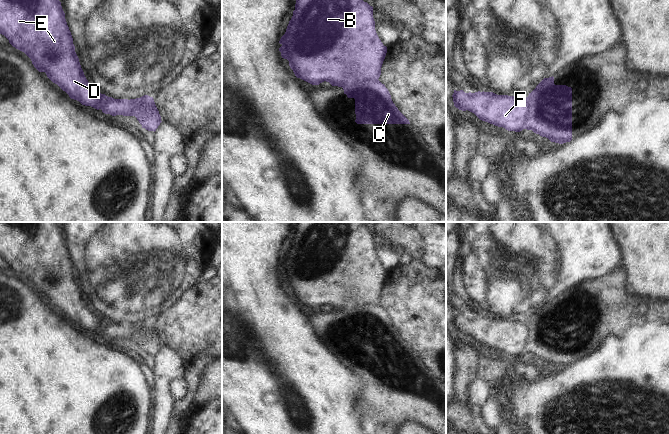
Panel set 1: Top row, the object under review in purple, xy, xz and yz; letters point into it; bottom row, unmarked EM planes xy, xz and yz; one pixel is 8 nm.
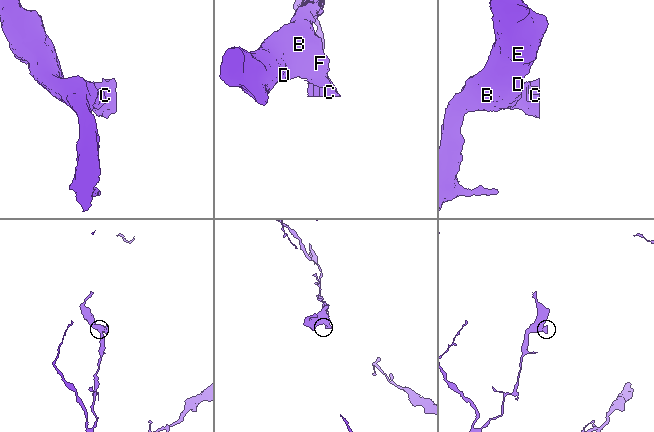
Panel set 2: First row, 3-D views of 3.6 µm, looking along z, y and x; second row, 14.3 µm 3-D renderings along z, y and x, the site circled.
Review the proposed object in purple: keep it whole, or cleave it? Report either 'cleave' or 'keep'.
cleave

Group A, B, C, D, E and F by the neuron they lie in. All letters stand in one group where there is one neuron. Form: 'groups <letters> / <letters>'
groups A B D E F / C

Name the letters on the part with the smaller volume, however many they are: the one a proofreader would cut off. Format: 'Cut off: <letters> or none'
Cut off: C

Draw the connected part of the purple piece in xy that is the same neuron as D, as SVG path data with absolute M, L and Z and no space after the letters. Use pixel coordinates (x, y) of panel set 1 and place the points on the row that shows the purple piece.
M0 0L0 34L4 35L13 47L24 52L39 72L45 72L53 83L65 91L71 99L79 101L82 105L91 106L97 110L101 109L103 113L112 116L123 115L135 117L144 110L154 110L156 108L156 105L152 102L148 102L144 106L134 106L128 99L108 97L90 85L75 52L73 38L59 0Z

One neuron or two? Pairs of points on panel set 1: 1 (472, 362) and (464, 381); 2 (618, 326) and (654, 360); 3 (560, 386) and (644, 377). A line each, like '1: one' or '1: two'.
1: one
2: two
3: one

